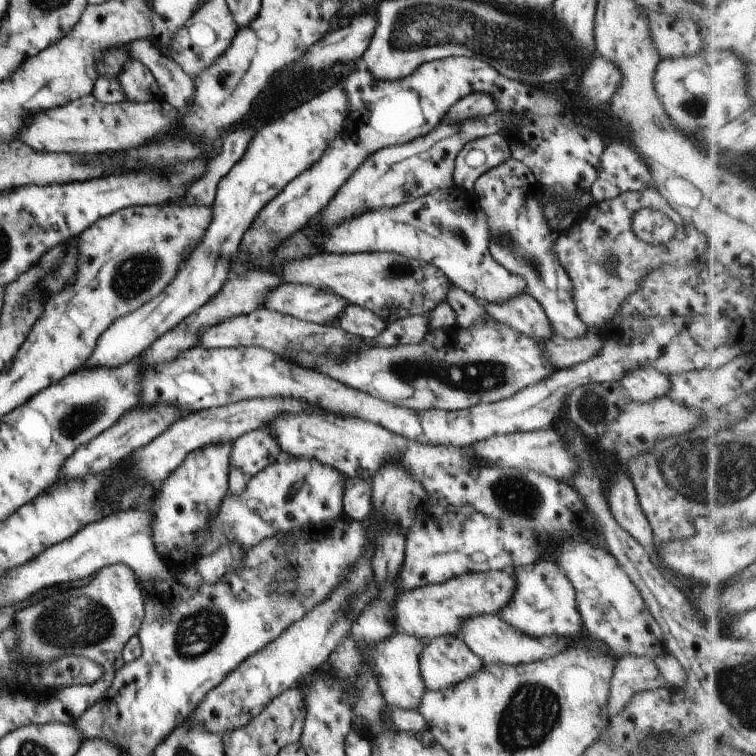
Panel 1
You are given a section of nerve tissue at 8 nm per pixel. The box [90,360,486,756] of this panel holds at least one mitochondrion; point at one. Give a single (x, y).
(199, 631)

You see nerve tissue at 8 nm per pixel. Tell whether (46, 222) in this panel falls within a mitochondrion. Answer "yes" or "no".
no

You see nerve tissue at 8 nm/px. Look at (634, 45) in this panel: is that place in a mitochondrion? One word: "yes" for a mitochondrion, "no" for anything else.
no

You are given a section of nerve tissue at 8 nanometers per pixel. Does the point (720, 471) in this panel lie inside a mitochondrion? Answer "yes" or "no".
yes

